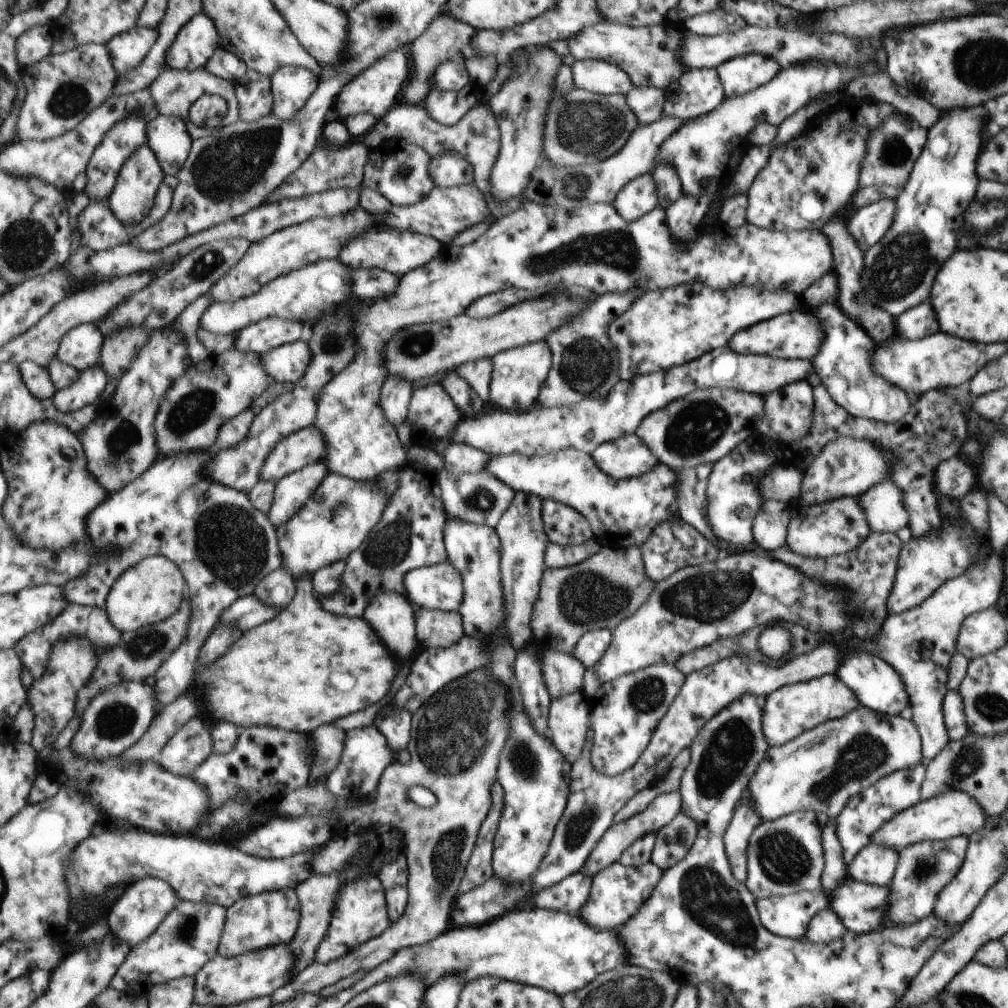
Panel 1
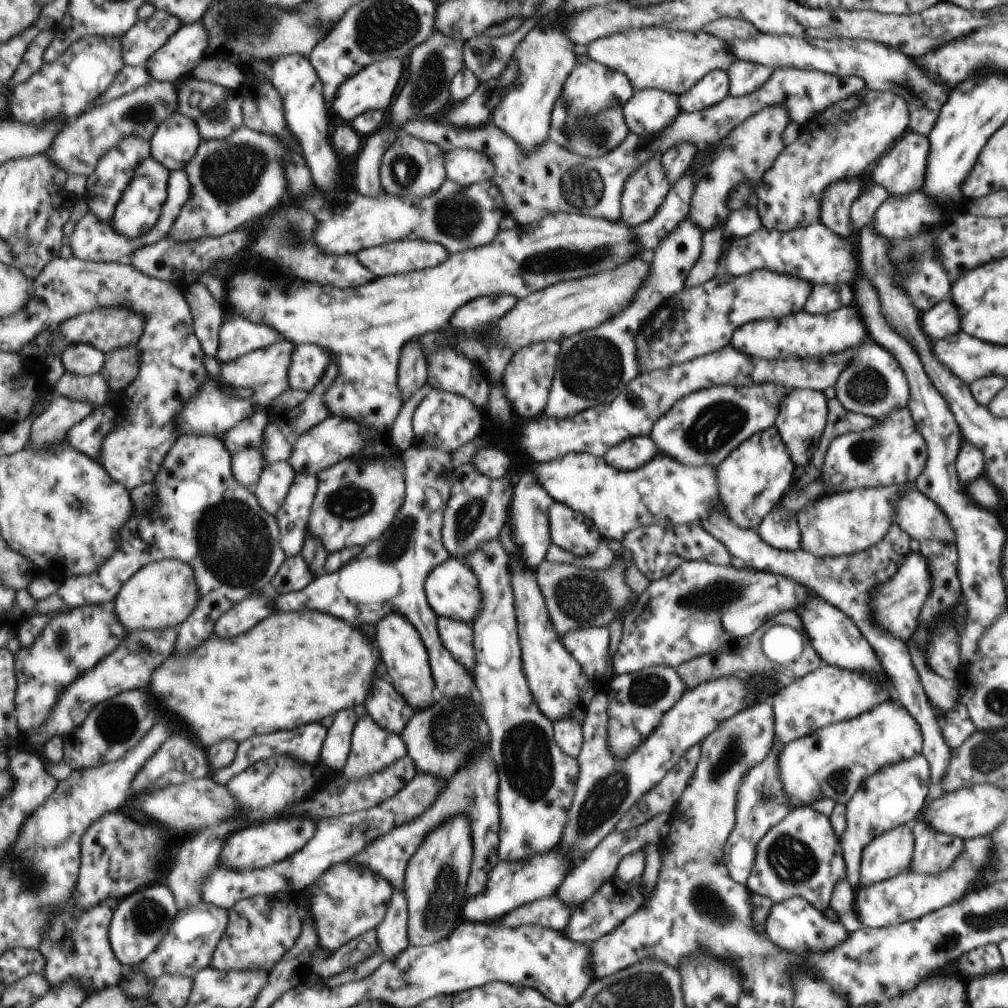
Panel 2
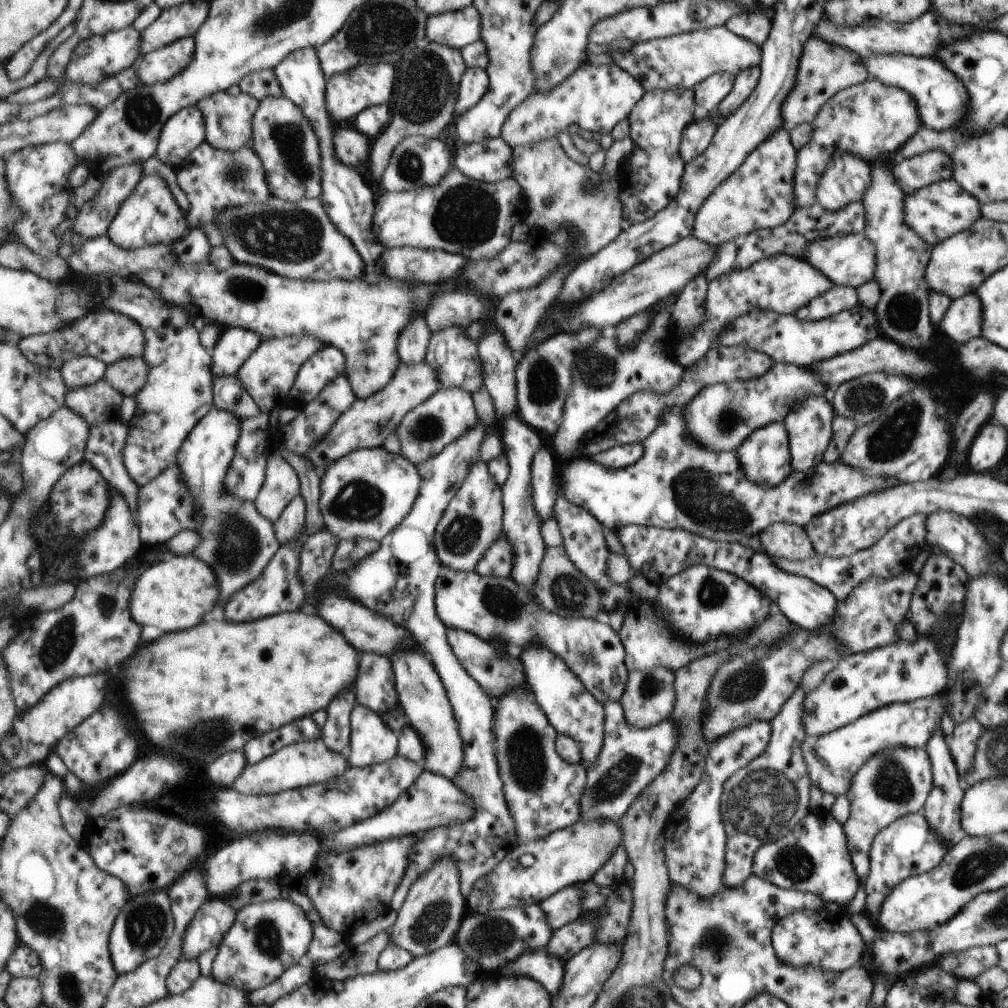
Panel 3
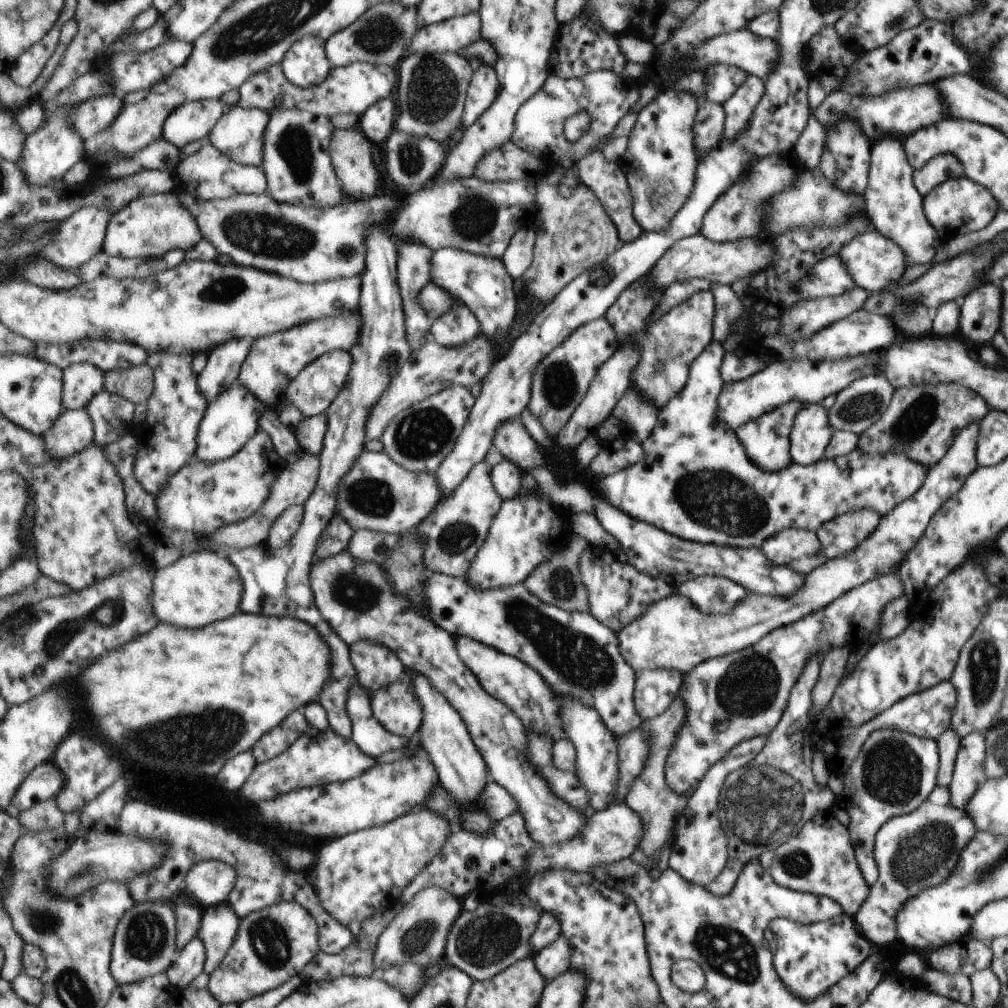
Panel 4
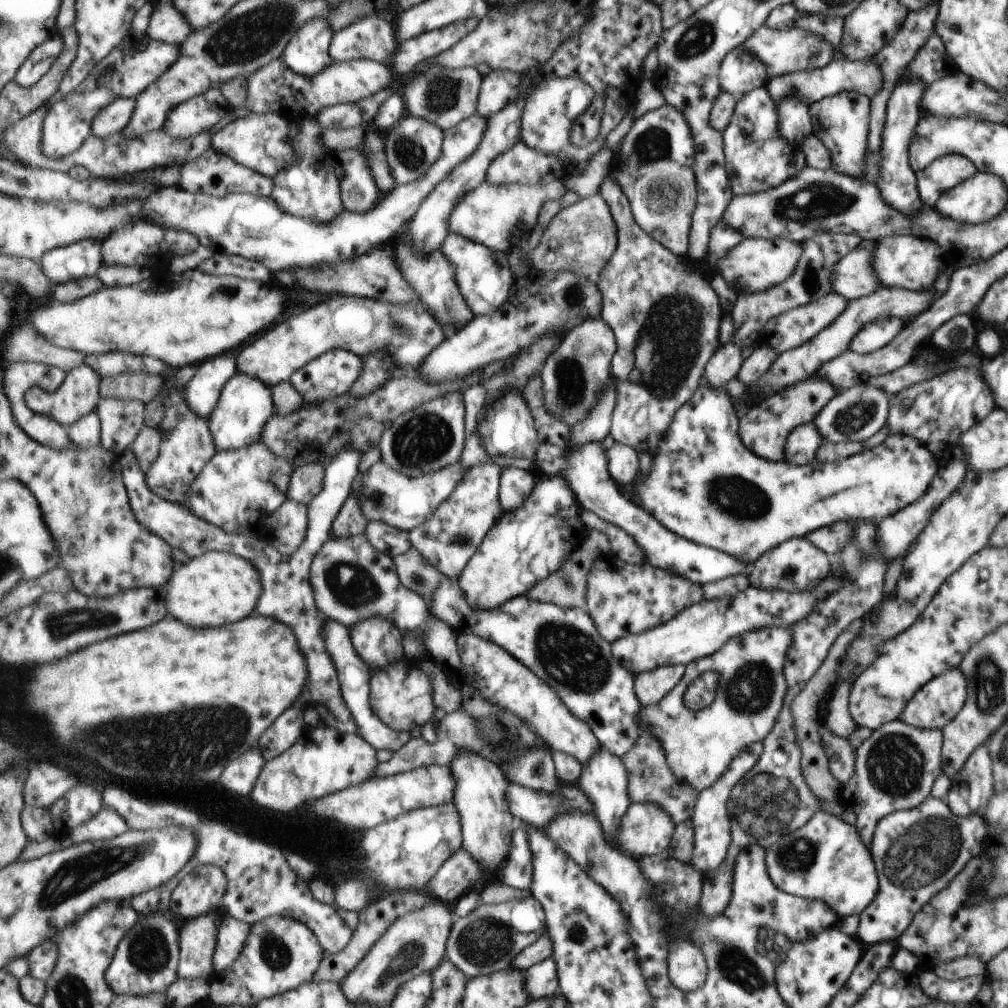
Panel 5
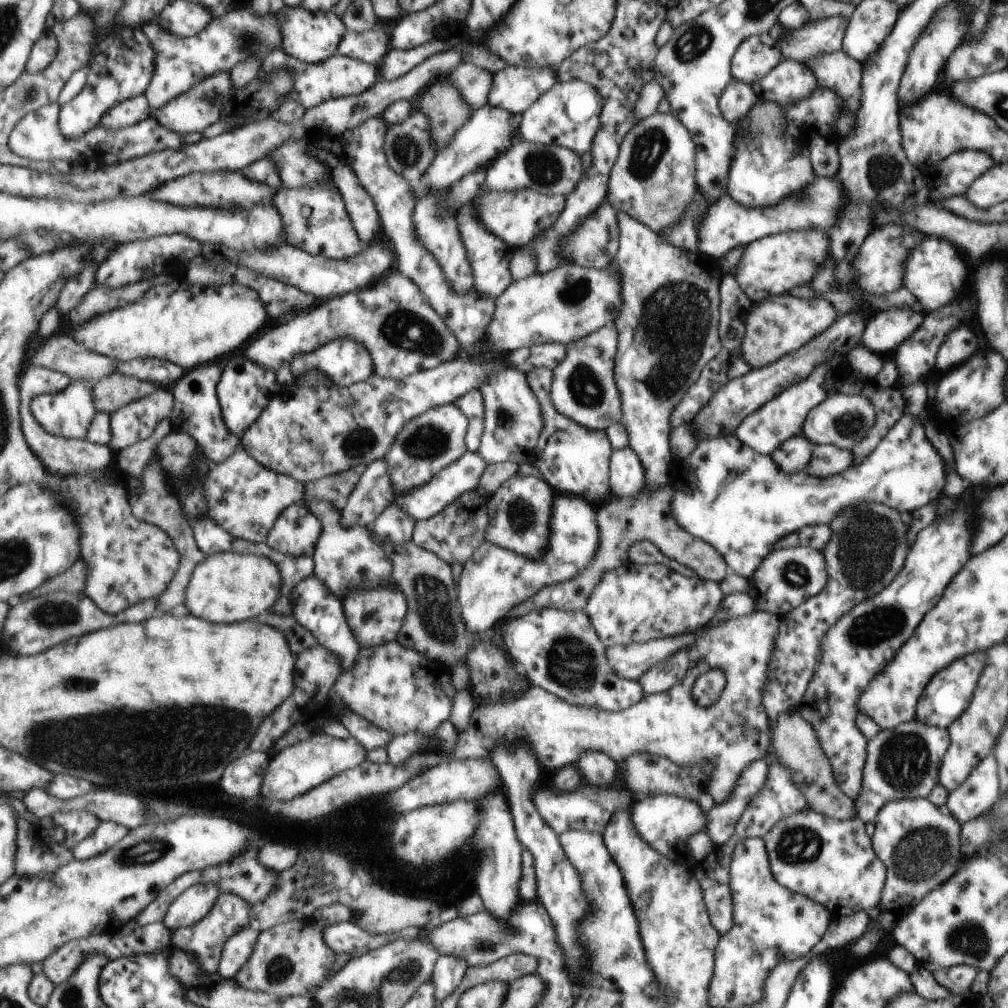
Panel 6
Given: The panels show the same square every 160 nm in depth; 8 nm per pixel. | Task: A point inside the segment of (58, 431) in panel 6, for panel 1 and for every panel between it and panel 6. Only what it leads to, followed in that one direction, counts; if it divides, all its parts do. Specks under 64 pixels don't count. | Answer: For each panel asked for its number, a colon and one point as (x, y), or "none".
1: (82, 347)
2: (84, 359)
3: (81, 371)
4: (82, 381)
5: (80, 394)

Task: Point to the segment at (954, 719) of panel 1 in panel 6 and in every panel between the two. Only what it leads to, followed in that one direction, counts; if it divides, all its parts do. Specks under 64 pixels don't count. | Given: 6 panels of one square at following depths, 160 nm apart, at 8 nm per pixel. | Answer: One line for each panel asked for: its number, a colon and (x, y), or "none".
2: (956, 727)
3: (962, 741)
4: (968, 773)
5: (971, 788)
6: (974, 797)

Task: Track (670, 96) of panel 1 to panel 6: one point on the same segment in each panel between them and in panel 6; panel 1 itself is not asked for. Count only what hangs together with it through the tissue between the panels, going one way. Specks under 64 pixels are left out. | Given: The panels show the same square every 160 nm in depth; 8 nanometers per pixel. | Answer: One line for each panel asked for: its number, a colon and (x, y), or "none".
2: (709, 90)
3: (708, 93)
4: (721, 81)
5: (740, 72)
6: (759, 53)

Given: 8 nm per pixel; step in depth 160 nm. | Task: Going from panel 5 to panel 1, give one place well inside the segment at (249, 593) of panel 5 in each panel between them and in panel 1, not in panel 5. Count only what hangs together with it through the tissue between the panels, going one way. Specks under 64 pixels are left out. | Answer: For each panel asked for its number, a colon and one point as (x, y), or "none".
1: (150, 592)
2: (162, 595)
3: (174, 595)
4: (204, 587)

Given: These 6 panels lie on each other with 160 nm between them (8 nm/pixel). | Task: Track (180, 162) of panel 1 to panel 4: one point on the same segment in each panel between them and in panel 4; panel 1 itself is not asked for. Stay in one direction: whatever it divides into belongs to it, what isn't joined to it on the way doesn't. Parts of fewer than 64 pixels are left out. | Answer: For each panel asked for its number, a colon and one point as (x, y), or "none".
2: (176, 142)
3: (183, 133)
4: (194, 120)

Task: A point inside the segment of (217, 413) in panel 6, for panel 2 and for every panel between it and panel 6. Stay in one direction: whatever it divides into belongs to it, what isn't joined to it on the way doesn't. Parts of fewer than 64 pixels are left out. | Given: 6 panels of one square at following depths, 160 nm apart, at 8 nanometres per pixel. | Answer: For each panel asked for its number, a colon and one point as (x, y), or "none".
2: (239, 336)
3: (235, 345)
4: (225, 362)
5: (203, 393)

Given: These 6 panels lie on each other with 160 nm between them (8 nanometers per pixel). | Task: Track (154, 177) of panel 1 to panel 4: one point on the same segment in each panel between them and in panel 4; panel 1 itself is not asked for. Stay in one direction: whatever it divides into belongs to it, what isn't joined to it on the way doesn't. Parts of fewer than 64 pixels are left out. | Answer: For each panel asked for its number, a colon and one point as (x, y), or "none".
2: (138, 213)
3: (152, 215)
4: (151, 226)

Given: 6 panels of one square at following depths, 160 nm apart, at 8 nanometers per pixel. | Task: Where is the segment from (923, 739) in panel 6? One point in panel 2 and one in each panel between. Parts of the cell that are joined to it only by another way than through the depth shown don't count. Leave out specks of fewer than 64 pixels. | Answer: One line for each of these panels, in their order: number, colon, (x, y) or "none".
2: (893, 796)
3: (895, 782)
4: (893, 773)
5: (897, 764)

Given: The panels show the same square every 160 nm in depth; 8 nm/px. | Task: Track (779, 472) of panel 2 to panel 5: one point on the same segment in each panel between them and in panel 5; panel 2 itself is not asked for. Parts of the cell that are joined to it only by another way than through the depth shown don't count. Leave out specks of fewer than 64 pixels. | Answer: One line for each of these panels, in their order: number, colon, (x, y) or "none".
3: (764, 456)
4: (765, 440)
5: (763, 428)

